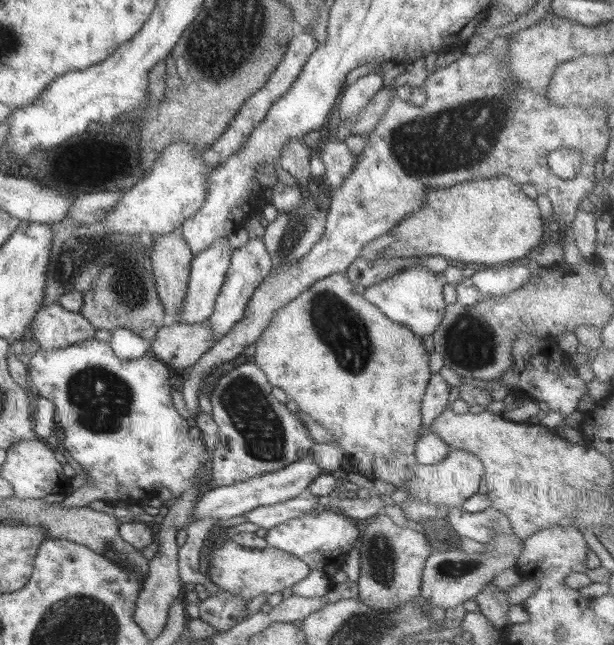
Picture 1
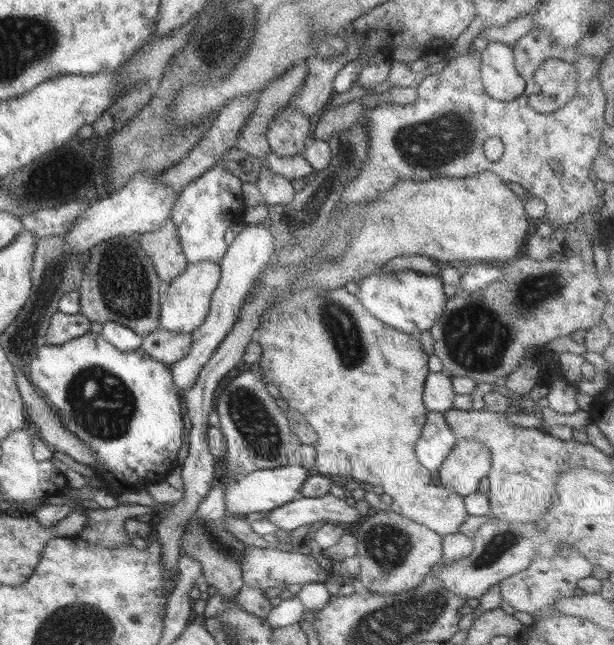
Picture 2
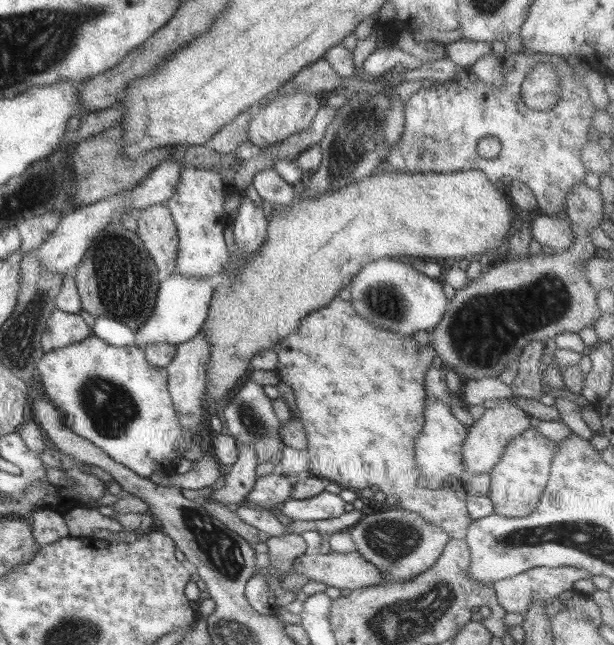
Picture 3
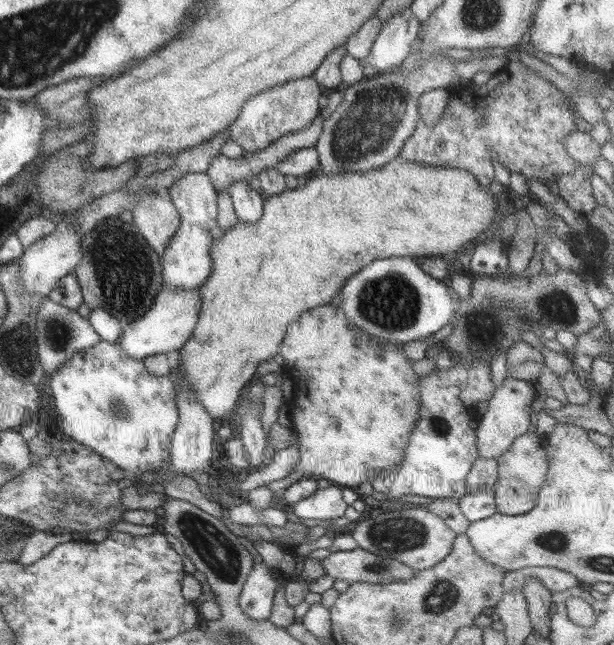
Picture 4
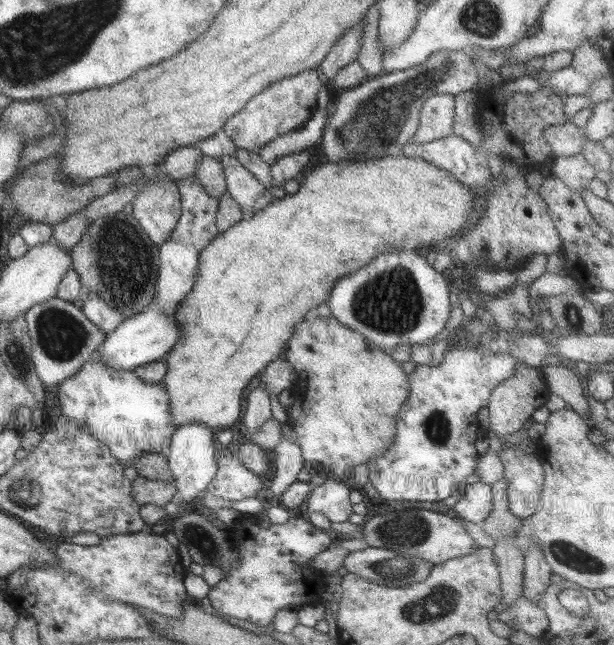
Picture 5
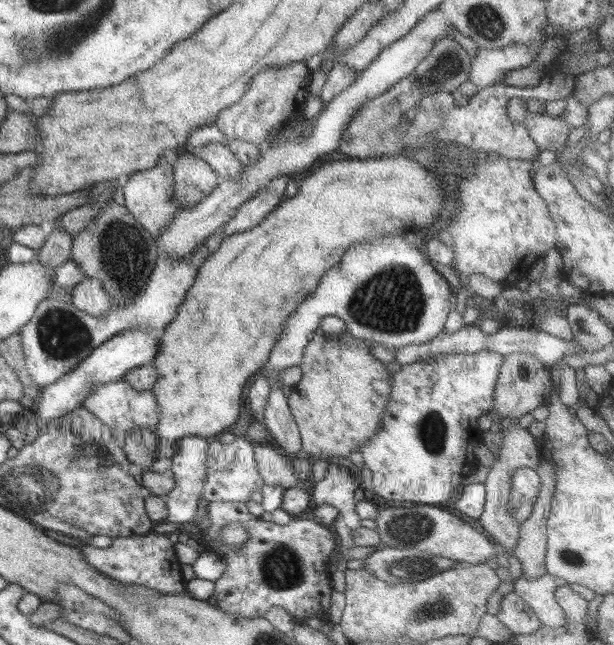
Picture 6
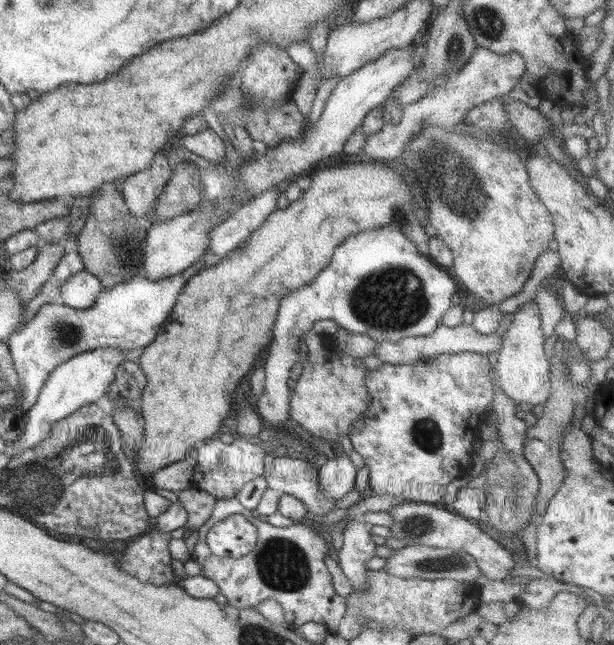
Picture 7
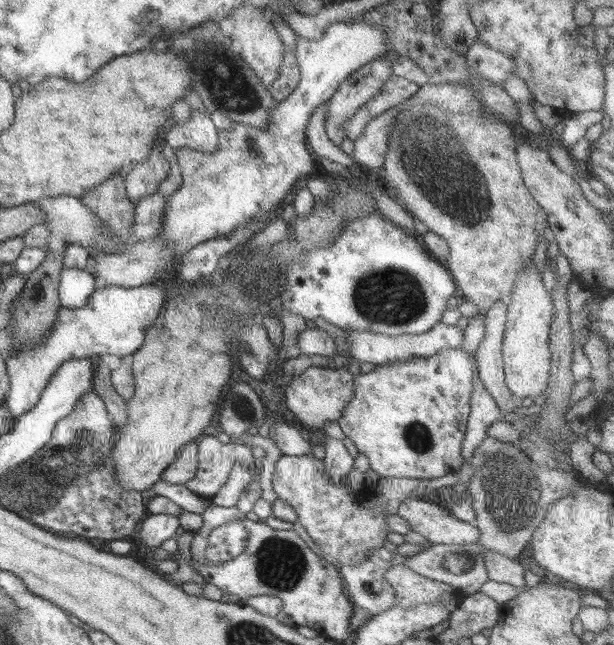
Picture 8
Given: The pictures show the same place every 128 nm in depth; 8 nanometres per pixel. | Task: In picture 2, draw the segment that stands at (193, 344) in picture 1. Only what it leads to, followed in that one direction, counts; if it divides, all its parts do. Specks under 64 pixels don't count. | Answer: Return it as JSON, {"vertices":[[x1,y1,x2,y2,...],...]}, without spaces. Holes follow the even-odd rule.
{"vertices":[[156,330,144,337,141,348,152,358,172,365,189,354,192,347,192,333,176,334,168,330]]}

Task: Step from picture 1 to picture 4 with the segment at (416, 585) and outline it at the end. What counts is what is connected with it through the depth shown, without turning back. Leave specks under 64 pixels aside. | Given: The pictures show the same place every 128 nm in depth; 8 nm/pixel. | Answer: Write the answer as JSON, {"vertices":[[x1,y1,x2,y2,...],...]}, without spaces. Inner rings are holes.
{"vertices":[[405,505,402,509,362,520,353,524,349,531,358,547,381,558,399,560,416,571,432,568,442,562,450,554,454,539,458,536,443,518,415,505]]}

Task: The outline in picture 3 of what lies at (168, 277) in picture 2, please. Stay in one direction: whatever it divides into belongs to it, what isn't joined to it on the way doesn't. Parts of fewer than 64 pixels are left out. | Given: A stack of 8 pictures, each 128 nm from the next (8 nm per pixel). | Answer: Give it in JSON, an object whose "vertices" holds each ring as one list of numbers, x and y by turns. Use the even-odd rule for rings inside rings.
{"vertices":[[160,204,136,210,132,216,138,224,137,234,157,269,173,275,179,238,171,211,165,204]]}

